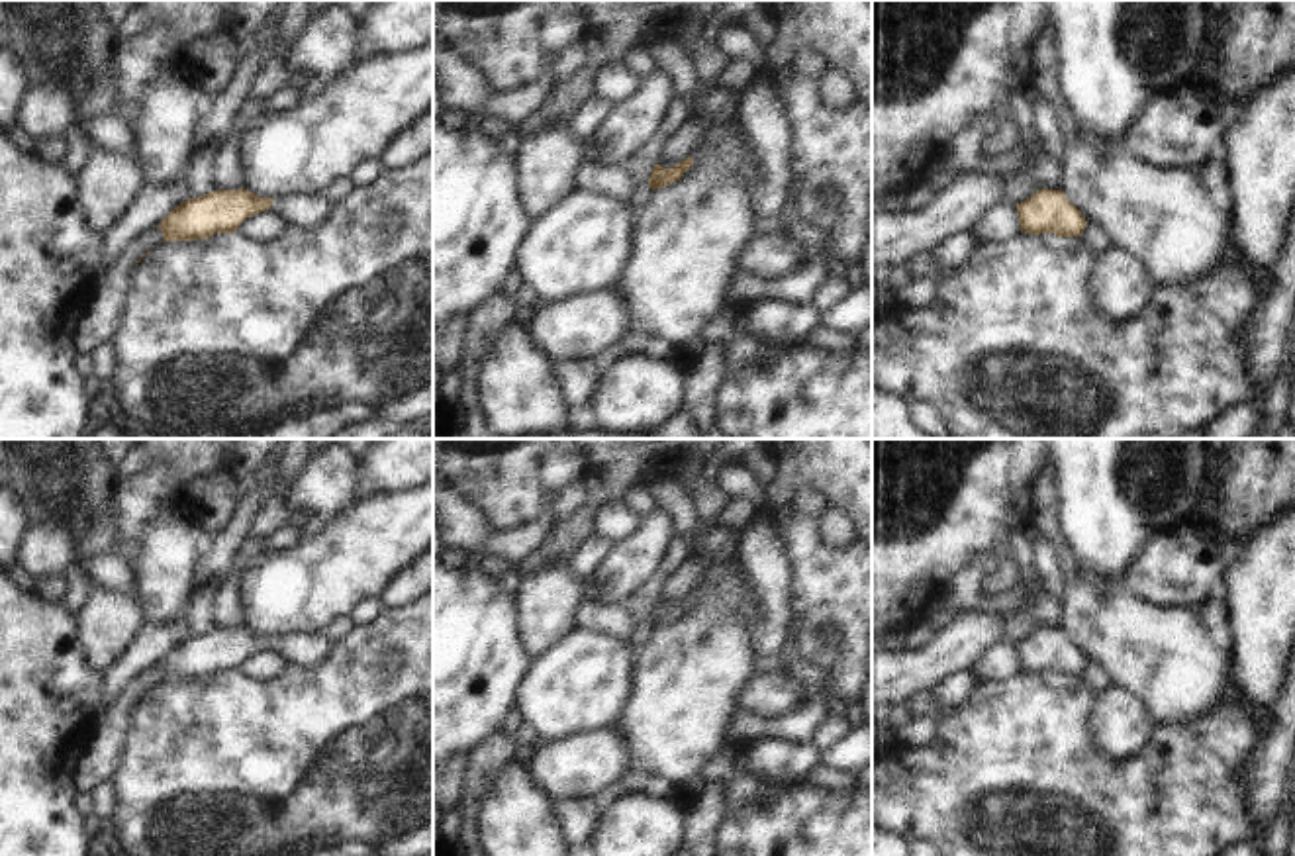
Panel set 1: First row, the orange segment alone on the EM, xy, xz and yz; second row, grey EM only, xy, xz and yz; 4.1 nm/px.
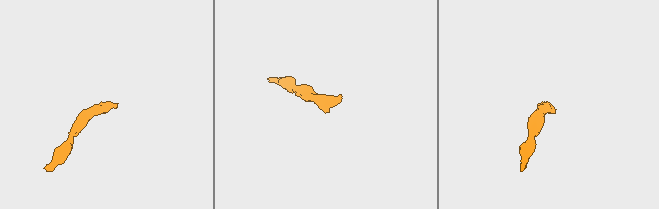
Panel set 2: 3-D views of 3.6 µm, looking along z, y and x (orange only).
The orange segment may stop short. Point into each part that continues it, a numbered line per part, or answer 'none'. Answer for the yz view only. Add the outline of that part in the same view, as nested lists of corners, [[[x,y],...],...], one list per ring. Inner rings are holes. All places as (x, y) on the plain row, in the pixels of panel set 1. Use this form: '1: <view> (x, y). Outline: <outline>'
none

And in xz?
none

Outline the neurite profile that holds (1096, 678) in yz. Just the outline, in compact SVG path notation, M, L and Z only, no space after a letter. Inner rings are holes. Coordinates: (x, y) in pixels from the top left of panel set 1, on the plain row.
M1093 660L1085 664L1081 678L1093 695L1099 695L1111 684L1107 672Z

